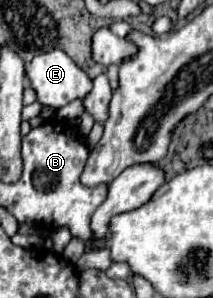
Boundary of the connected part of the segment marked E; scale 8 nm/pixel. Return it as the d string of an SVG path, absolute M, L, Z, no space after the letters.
M51 50L47 54L39 54L31 60L27 68L29 82L33 90L37 92L37 100L47 108L63 108L73 100L83 100L93 86L93 80L63 52L63 50Z

